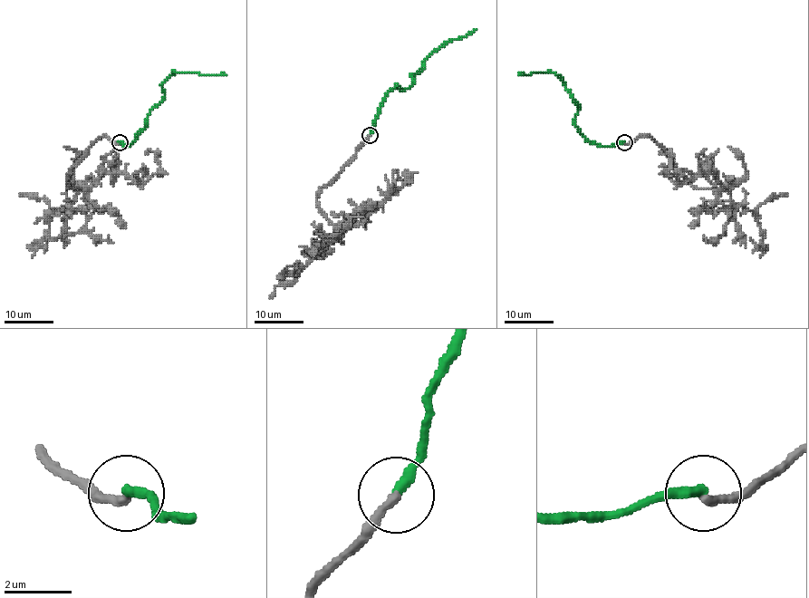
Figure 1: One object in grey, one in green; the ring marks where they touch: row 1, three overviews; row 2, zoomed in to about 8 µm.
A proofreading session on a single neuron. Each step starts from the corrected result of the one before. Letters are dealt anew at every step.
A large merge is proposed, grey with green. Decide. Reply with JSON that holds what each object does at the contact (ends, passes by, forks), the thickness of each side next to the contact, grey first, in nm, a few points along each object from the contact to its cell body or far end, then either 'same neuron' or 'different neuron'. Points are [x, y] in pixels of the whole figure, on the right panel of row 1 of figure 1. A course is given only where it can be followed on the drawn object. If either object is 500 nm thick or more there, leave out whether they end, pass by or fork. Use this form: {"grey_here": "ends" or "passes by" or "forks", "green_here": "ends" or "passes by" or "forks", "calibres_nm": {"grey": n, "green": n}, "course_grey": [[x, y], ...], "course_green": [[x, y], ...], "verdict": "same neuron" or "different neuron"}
{"grey_here": "ends", "green_here": "ends", "calibres_nm": {"grey": 260, "green": 320}, "course_grey": [[624, 143], [650, 136], [691, 184], [721, 187], [714, 173], [681, 183], [669, 171], [669, 152], [659, 152]], "course_green": [[624, 142], [598, 146], [588, 140], [574, 125], [576, 113], [580, 110], [578, 104], [554, 73], [519, 74]], "verdict": "same neuron"}

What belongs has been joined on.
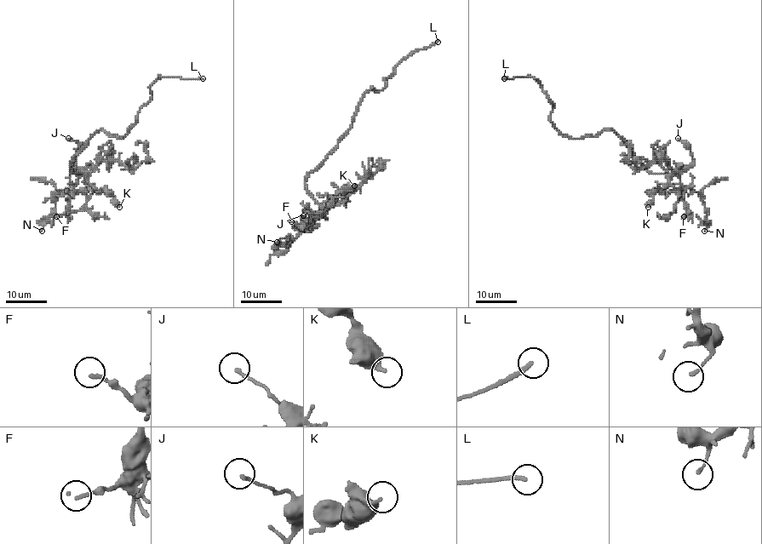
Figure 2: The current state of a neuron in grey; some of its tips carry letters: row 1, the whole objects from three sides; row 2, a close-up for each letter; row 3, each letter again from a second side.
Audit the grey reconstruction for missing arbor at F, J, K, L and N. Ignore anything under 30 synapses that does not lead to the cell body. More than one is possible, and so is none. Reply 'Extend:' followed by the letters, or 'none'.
Extend: none

